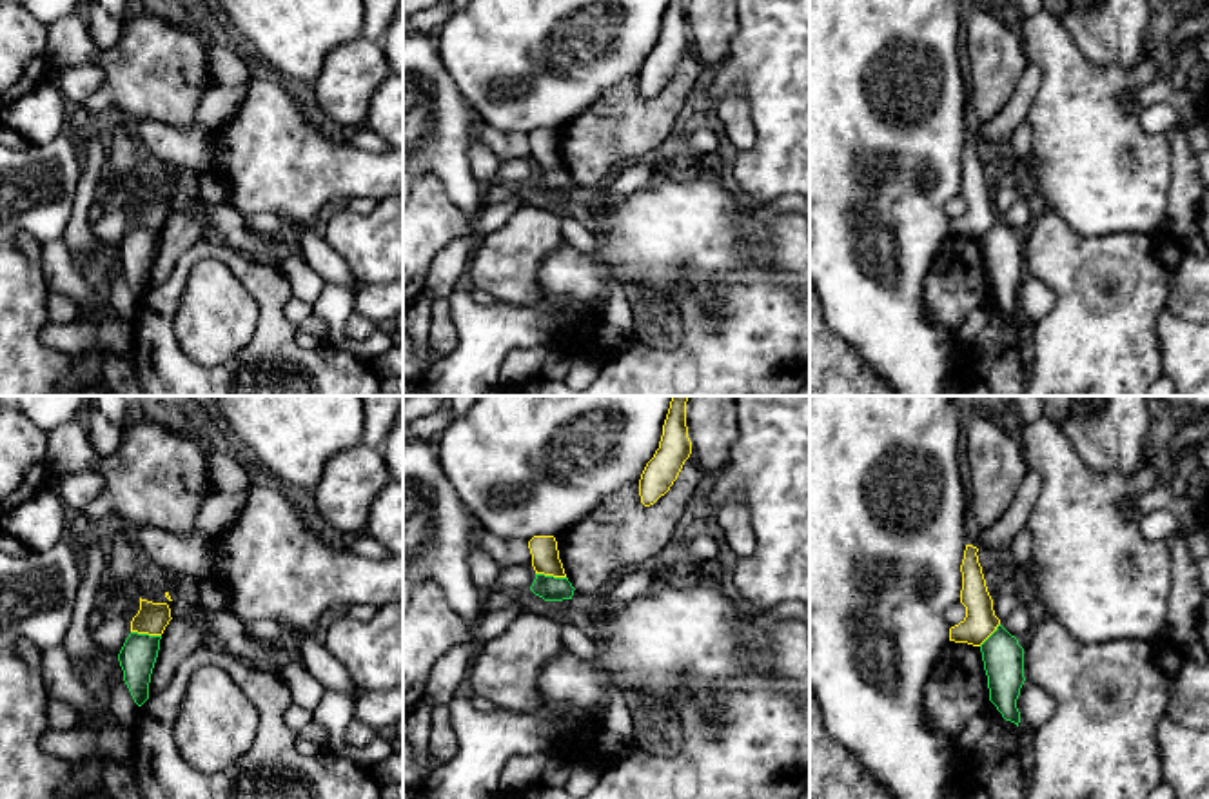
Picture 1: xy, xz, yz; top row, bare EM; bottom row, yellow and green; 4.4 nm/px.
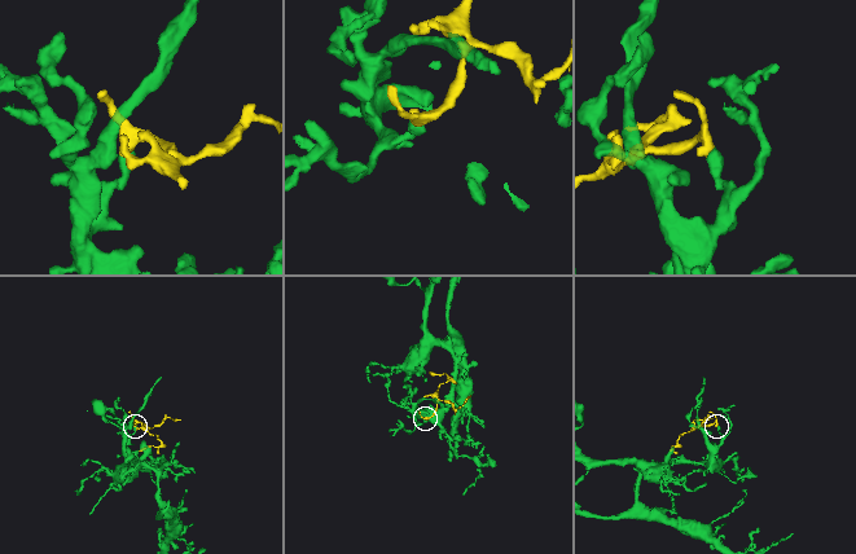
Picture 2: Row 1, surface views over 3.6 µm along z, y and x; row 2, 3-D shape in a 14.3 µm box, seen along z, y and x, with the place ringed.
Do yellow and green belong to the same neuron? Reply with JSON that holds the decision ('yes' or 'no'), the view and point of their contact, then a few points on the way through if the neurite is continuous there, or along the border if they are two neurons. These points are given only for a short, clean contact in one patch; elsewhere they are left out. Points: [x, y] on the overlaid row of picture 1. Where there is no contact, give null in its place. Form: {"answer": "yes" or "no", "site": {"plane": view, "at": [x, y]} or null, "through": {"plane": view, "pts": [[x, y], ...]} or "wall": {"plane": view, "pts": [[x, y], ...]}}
{"answer": "no", "site": {"plane": "xy", "at": [146, 632]}, "wall": {"plane": "xy", "pts": [[131, 631], [160, 636]]}}

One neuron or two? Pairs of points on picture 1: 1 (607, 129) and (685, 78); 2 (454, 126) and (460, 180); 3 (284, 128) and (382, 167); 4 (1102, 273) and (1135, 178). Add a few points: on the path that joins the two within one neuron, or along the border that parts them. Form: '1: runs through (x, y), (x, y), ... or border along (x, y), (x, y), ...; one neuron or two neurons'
1: runs through (627, 128), (639, 128), (668, 98); one neuron
2: runs through (454, 138), (454, 167); one neuron
3: runs through (307, 149), (325, 167), (358, 167); one neuron
4: border along (1073, 231), (1082, 235), (1160, 231); two neurons

